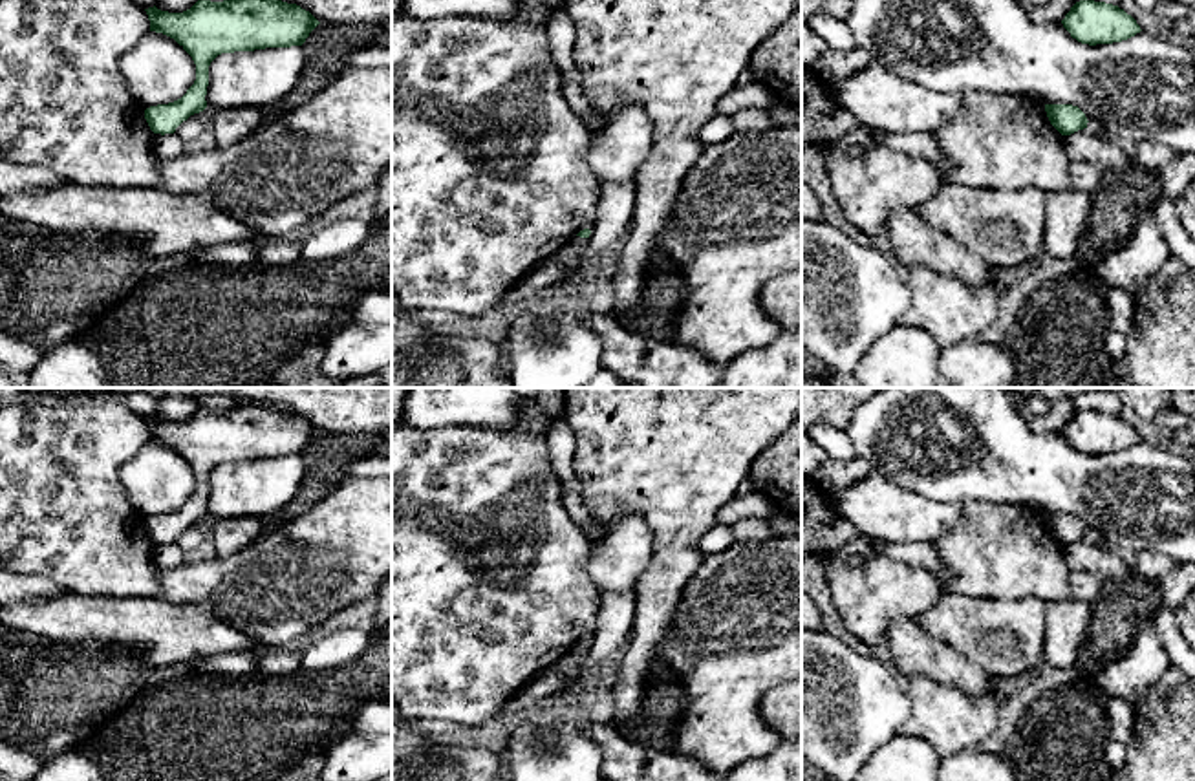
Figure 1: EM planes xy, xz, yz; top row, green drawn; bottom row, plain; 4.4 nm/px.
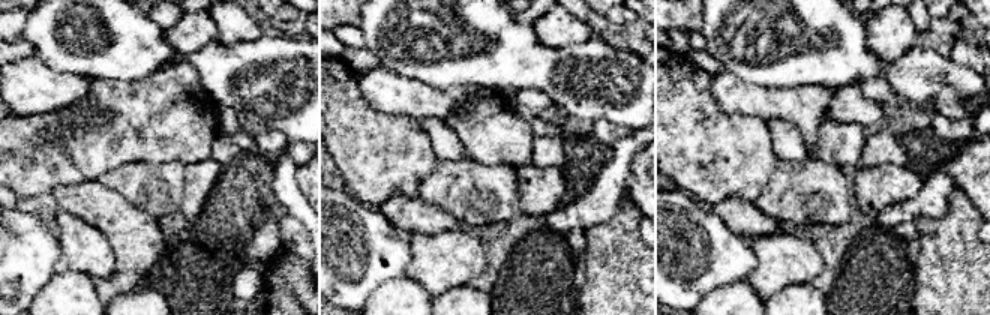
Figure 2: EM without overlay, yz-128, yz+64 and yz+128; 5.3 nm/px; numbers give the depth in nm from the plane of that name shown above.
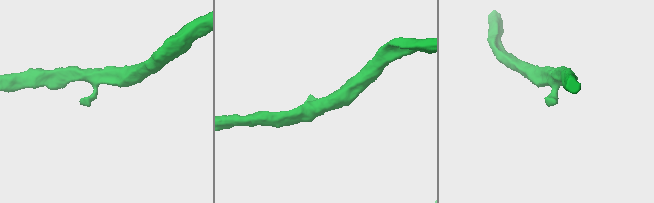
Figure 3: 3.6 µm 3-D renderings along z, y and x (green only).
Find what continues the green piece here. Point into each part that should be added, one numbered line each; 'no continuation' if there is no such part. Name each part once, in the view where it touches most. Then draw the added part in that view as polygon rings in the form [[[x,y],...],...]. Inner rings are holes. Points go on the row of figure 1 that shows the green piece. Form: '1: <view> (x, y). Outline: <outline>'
no continuation

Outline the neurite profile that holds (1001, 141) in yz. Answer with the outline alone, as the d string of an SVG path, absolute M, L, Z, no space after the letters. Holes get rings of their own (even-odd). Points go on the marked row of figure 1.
M966 91L955 117L933 132L941 152L953 163L950 172L941 172L942 185L963 185L994 190L1023 190L1036 187L1043 192L1071 188L1071 159L1063 146L1063 135L1050 124L1045 104L1025 95Z

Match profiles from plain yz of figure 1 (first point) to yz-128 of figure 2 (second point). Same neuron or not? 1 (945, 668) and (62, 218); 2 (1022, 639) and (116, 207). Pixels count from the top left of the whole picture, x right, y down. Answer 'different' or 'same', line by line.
1: different
2: different

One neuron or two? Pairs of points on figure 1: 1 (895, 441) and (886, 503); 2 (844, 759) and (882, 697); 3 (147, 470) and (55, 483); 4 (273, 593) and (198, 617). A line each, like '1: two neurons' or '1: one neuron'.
1: two neurons
2: one neuron
3: two neurons
4: two neurons

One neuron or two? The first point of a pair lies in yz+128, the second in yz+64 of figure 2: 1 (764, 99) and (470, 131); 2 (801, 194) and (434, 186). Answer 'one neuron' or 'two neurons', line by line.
1: two neurons
2: one neuron

